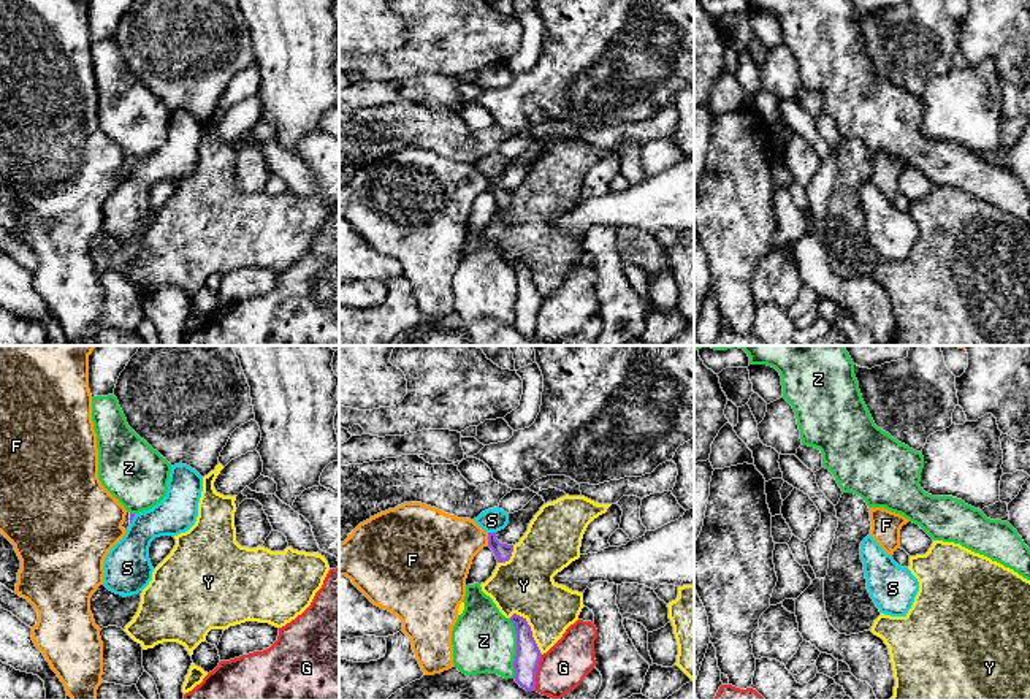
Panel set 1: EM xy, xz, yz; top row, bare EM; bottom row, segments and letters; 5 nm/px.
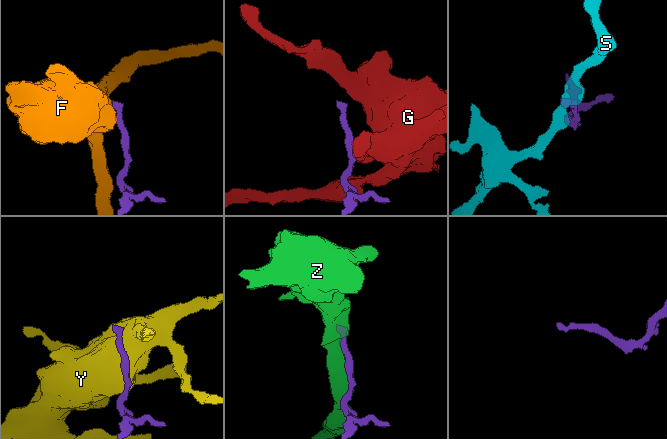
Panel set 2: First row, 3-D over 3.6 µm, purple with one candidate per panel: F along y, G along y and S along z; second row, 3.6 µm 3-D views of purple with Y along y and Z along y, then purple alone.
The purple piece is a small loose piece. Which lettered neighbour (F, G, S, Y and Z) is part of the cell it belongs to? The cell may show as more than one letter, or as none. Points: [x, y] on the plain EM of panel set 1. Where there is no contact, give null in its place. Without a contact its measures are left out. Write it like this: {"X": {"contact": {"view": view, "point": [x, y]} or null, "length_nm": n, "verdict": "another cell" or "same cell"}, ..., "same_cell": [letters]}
{"F": {"contact": {"view": "xz", "point": [488, 184]}, "length_nm": 60, "verdict": "another cell"}, "G": {"contact": {"view": "xz", "point": [536, 317]}, "length_nm": 190, "verdict": "another cell"}, "S": {"contact": {"view": "xz", "point": [492, 178]}, "length_nm": 40, "verdict": "another cell"}, "Y": {"contact": {"view": "xz", "point": [531, 276]}, "length_nm": 260, "verdict": "another cell"}, "Z": {"contact": {"view": "xz", "point": [517, 294]}, "length_nm": 300, "verdict": "another cell"}, "same_cell": []}

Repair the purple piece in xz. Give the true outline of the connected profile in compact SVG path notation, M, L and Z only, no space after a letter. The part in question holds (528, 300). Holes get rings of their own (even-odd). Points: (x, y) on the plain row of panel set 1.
M513 258L509 263L517 277L517 300L513 306L515 327L526 336L536 336L536 319L540 306L540 295L532 282L526 263Z

